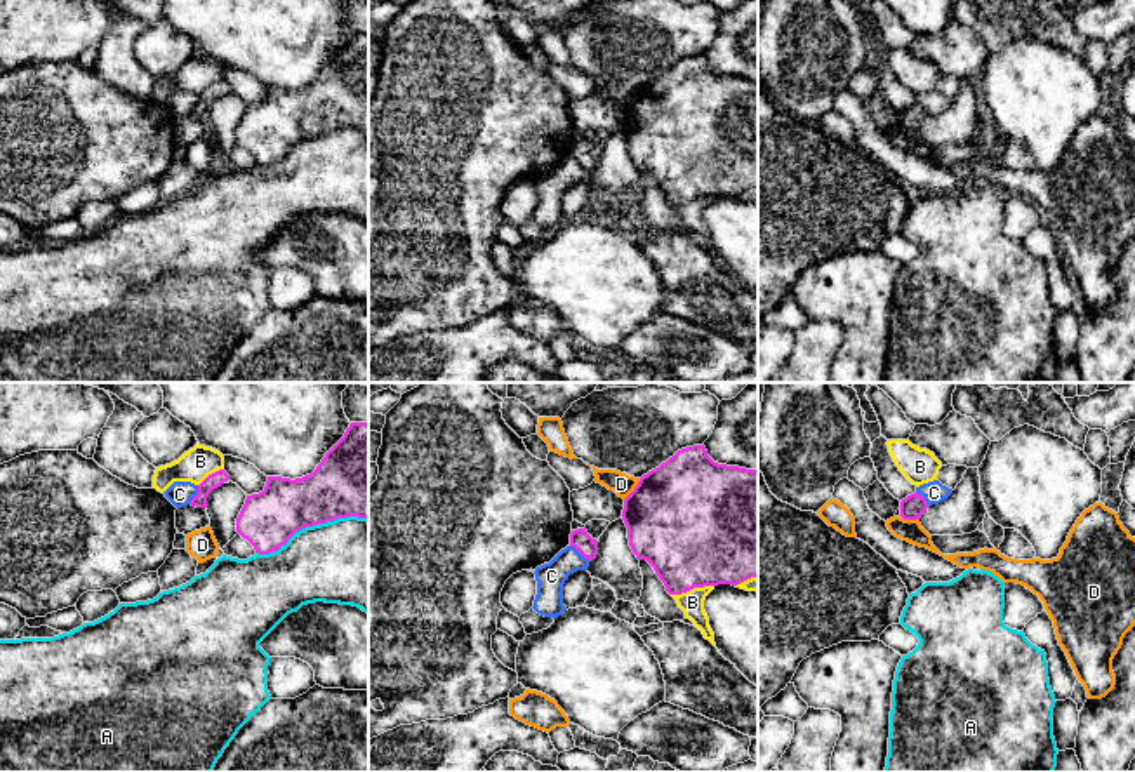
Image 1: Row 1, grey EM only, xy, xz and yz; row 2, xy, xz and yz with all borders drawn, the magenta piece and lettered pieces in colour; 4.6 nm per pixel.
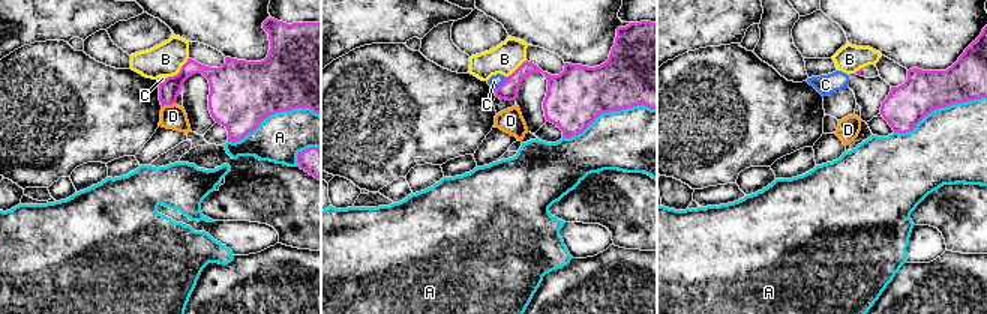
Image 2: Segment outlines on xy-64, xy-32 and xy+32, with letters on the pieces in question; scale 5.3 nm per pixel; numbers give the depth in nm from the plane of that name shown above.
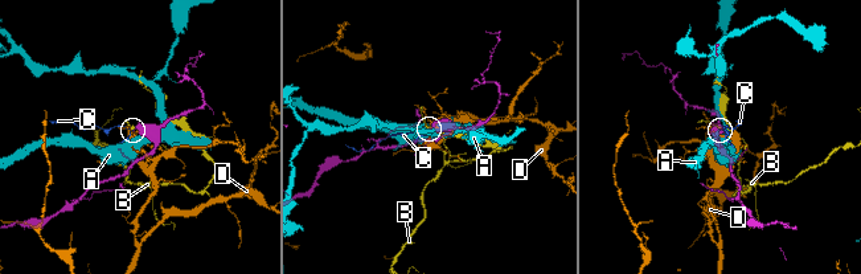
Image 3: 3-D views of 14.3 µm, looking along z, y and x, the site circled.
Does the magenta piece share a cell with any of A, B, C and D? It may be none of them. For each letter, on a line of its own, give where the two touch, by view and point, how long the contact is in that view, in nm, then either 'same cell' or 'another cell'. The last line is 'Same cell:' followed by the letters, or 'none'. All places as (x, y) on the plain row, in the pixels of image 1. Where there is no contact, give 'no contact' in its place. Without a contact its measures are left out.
A: contact xy (311, 136); length 550 nm; another cell
B: contact xz (692, 199); length 200 nm; another cell
C: contact xz (581, 164); length 120 nm; another cell
D: contact xz (635, 99); length 130 nm; another cell
Same cell: none

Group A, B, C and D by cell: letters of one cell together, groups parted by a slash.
A / B / C / D

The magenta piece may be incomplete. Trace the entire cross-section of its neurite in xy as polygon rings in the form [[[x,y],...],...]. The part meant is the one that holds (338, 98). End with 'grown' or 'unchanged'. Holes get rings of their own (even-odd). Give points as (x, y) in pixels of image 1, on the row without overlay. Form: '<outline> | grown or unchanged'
[[[351,33],[344,47],[325,64],[311,85],[302,89],[268,87],[259,104],[247,106],[236,129],[236,143],[247,150],[256,163],[278,162],[289,150],[313,136],[337,129],[368,129],[368,35]]] | unchanged

